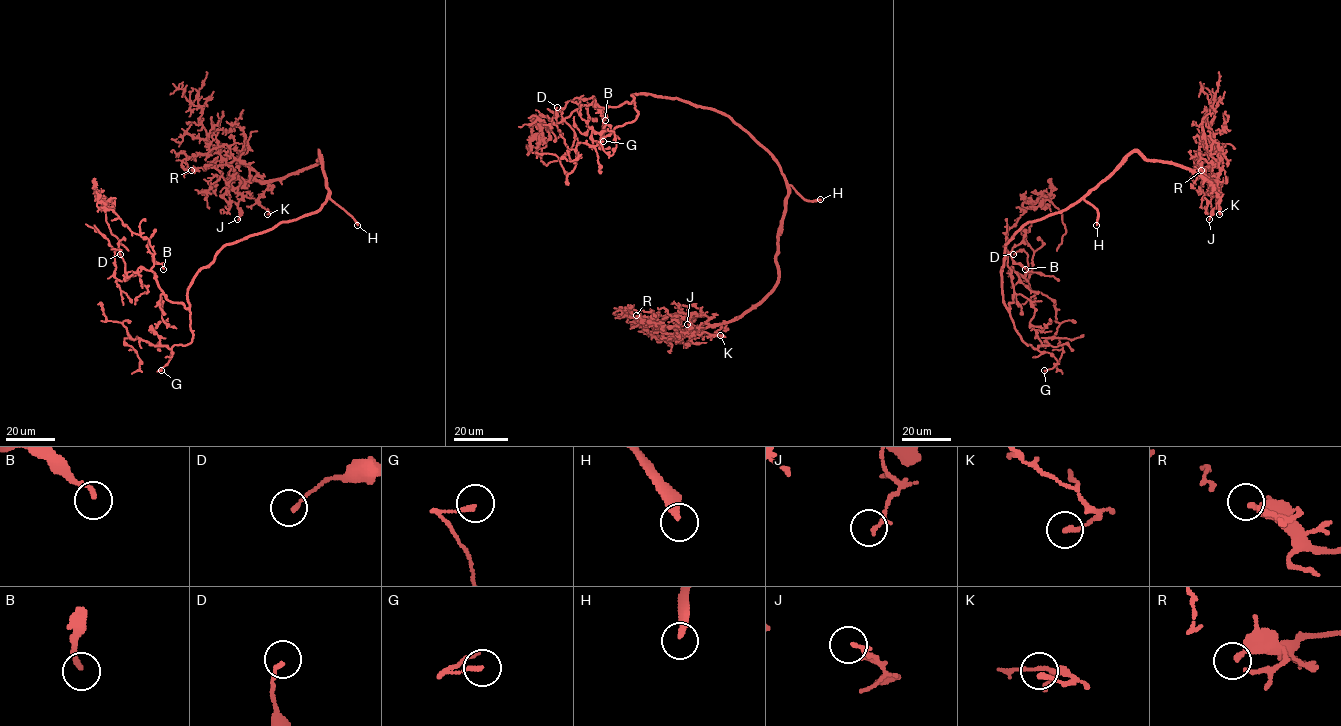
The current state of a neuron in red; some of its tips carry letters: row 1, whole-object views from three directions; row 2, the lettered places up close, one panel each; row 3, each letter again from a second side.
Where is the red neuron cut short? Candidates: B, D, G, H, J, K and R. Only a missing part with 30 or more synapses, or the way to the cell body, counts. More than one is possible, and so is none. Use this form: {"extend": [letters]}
{"extend": ["H"]}

